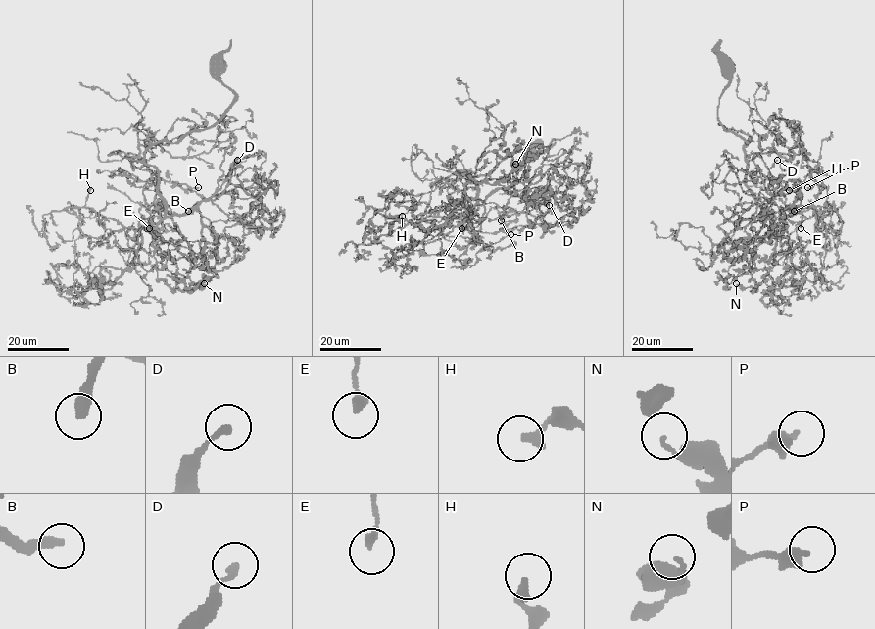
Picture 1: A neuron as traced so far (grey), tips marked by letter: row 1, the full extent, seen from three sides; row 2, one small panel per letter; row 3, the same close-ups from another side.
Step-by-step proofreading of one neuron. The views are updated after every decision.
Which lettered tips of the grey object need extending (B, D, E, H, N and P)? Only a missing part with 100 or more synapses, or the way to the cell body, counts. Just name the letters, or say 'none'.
B

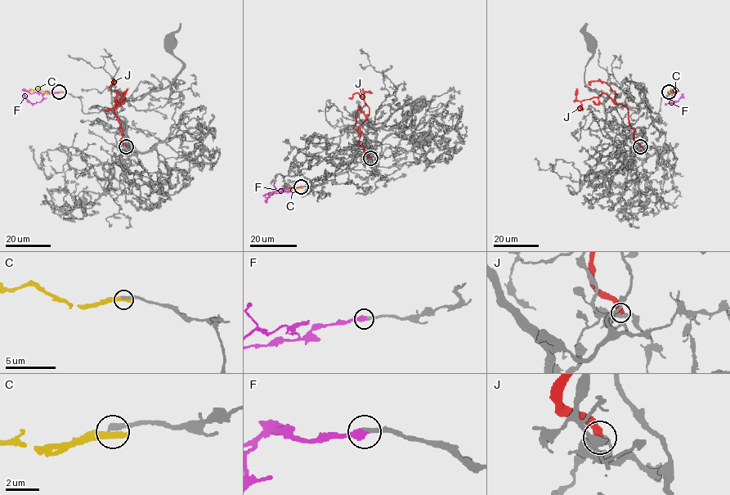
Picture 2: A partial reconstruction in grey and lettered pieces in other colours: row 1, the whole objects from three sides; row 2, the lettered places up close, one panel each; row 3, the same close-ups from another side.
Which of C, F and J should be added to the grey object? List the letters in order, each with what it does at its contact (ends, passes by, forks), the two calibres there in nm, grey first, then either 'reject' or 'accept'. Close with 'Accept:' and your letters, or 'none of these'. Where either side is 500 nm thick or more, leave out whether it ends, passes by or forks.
C: it ends; calibres 320 and 480 nm; reject
F: it ends; calibres 320 and 480 nm; accept
J: it ends; calibres 280 and 420 nm; reject
Accept: F

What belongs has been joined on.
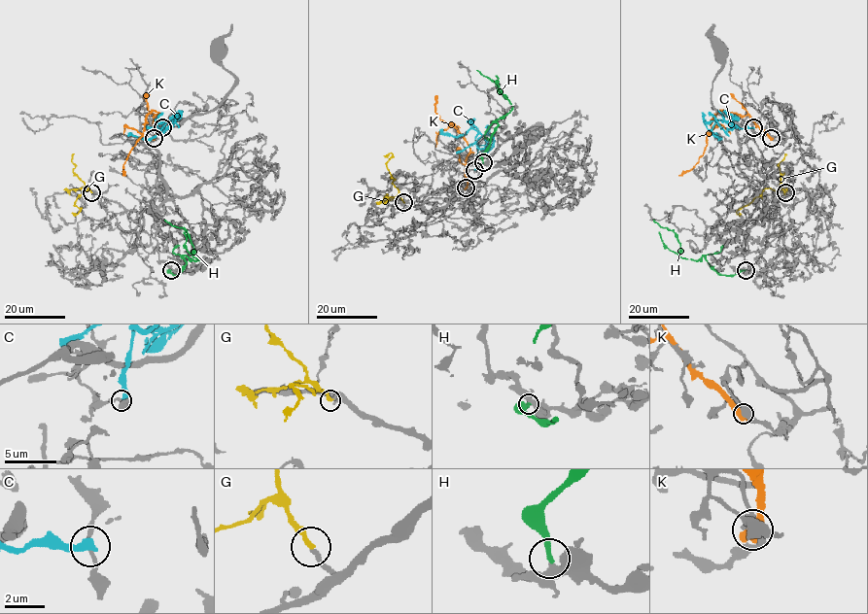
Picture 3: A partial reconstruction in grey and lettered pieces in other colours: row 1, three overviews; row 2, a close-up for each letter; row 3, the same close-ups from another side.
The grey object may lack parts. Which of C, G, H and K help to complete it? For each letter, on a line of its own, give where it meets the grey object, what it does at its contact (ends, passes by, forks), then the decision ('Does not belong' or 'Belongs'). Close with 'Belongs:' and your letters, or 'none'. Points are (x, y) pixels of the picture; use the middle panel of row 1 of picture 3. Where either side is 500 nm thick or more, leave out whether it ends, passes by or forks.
C: Touches grey at (474, 170). It ends there. Does not belong
G: Touches grey at (403, 202). It ends there. Belongs
H: Touches grey at (483, 162). It ends there. Does not belong
K: Touches grey at (466, 187). Does not belong
Belongs: G

